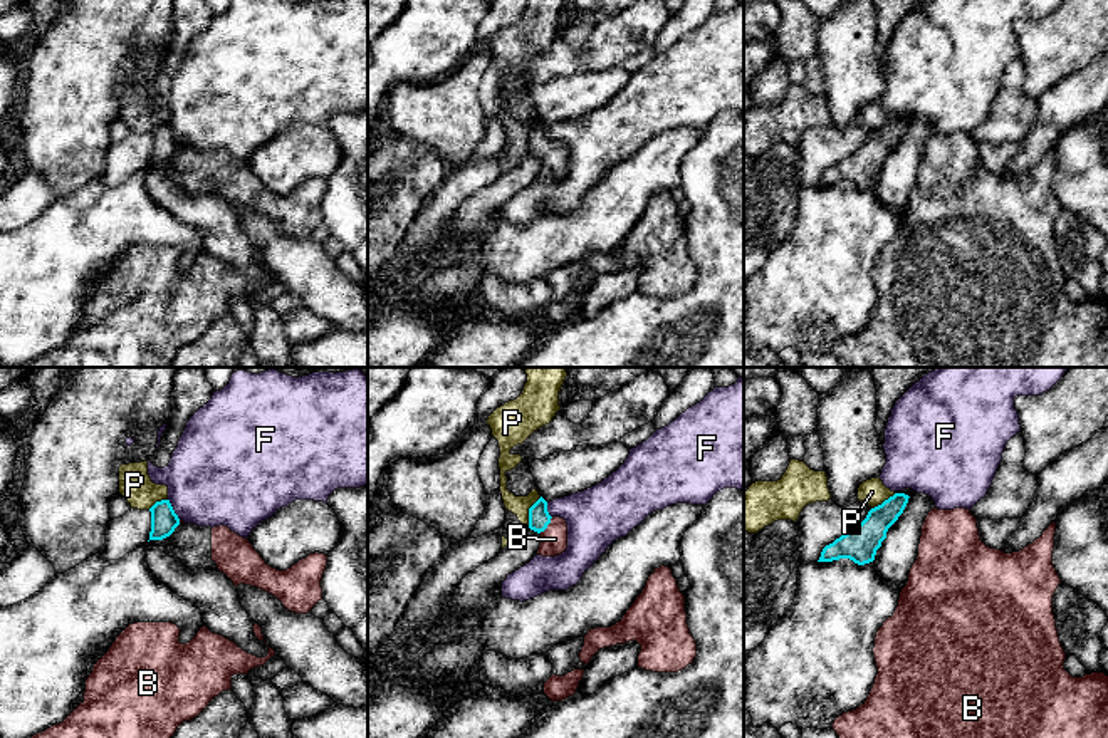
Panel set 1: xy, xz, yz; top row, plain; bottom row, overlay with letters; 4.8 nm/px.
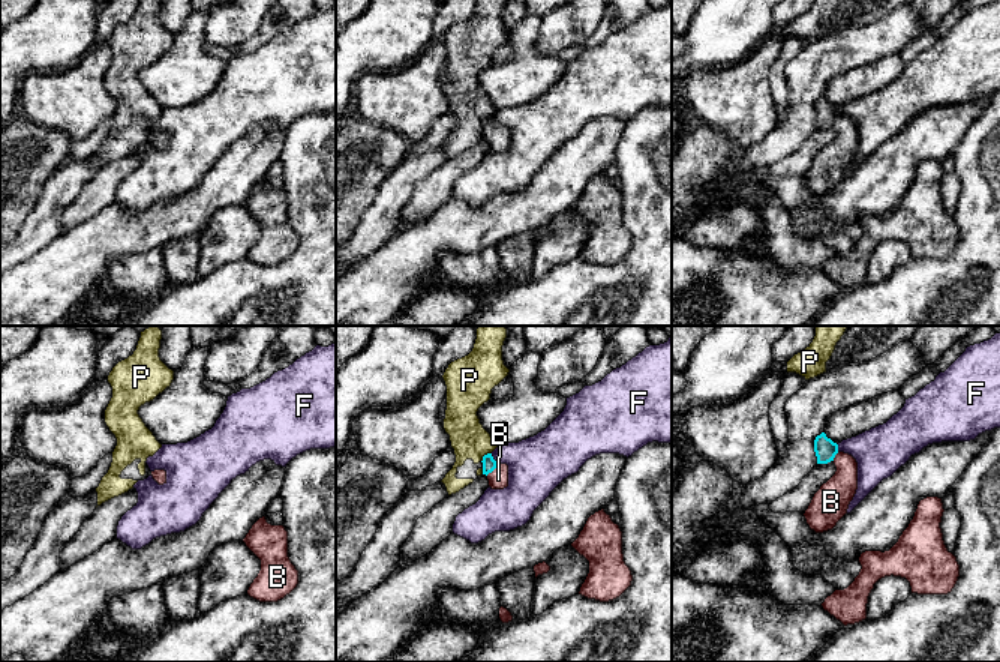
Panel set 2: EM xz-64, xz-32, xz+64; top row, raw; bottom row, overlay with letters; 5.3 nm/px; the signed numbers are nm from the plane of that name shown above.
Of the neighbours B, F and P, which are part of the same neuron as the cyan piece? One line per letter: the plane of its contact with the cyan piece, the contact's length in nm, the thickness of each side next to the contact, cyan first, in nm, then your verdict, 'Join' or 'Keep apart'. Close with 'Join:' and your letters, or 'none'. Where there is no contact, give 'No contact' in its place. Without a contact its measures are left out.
B: Touches cyan in xz. Shared border 100 nm. Thickness 100 nm (cyan) against 130 nm. Join
F: Touches cyan in xy. Shared border 120 nm. Thickness 130 nm (cyan) against 460 nm. Keep apart
P: Touches cyan in xz. Shared border 150 nm. Thickness 100 nm (cyan) against 100 nm. Keep apart
Join: B

